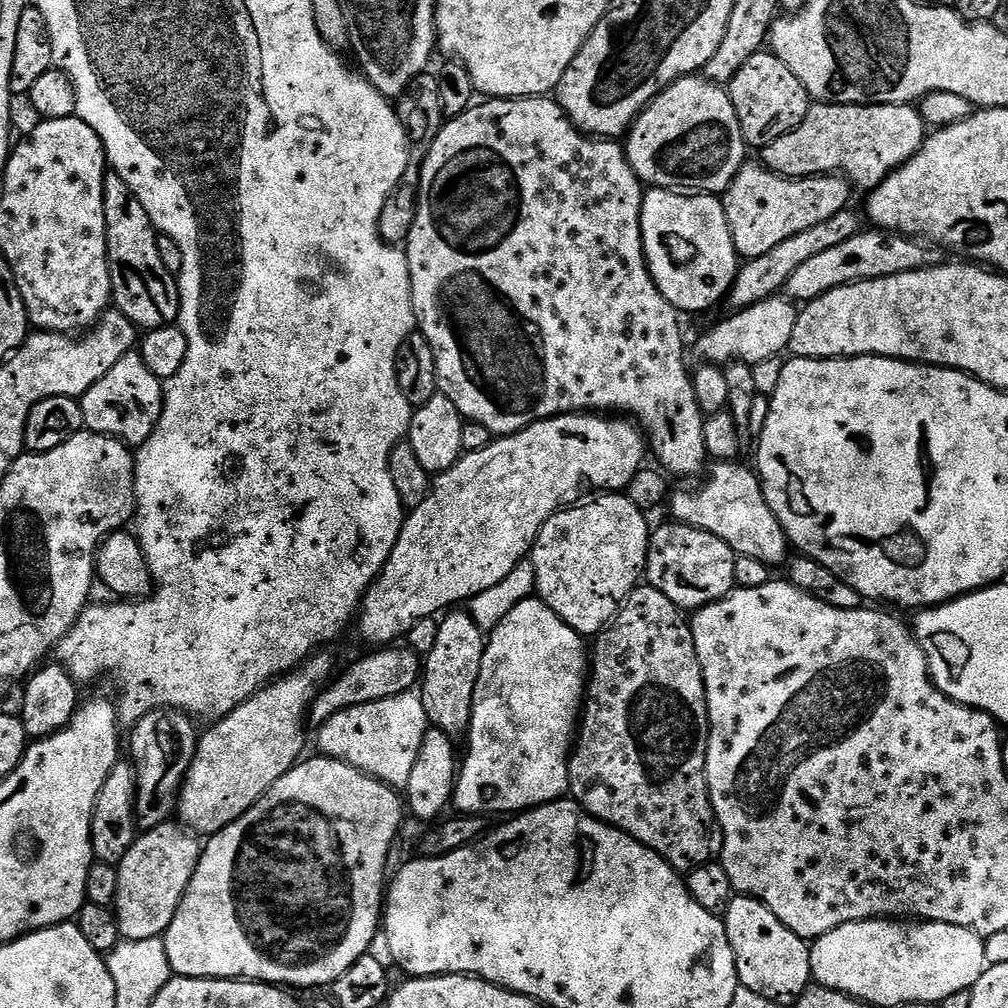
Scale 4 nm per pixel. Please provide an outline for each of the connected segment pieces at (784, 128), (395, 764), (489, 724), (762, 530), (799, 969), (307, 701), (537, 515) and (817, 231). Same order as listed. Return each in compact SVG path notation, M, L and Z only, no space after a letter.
M770 50L753 54L727 85L727 90L749 141L767 142L794 130L804 121L810 107L804 83L796 77L794 70L790 70L790 66L786 66L783 56L775 56Z
M405 694L380 700L376 704L363 704L347 708L345 712L334 714L320 729L319 751L331 760L345 760L350 766L354 766L359 772L365 772L368 776L381 780L397 790L407 789L410 778L414 774L414 766L420 757L420 751L424 745L424 738L430 731L426 706L419 694Z
M529 598L518 602L518 606L514 606L514 610L510 610L510 614L506 614L506 618L502 618L502 622L498 627L492 629L490 635L487 637L484 645L484 657L482 658L482 670L478 674L478 686L474 690L474 702L476 703L472 707L472 725L468 728L468 735L466 737L466 743L468 743L468 757L463 757L462 763L458 768L458 779L456 782L456 792L452 795L452 804L454 805L455 811L460 814L489 814L488 812L508 812L507 814L519 814L527 812L533 808L540 807L541 804L551 804L553 800L559 800L569 791L570 785L568 783L568 762L574 751L574 737L578 732L578 721L582 716L582 705L586 700L586 685L590 680L590 652L589 649L584 649L586 644L585 637L581 636L580 633L572 629L569 624L564 621L563 618L554 610L550 610L548 605L539 598Z
M716 462L711 465L711 468L712 481L709 484L702 485L700 489L688 488L685 492L673 491L671 493L671 519L695 528L701 528L718 538L722 538L736 551L737 556L749 556L769 566L780 564L785 559L784 564L789 559L790 541L784 528L778 522L774 510L770 510L770 506L766 502L764 485L760 483L759 475L751 467L748 467L749 469L743 468L740 462Z
M743 894L733 895L728 908L722 913L724 929L734 950L740 987L754 994L762 994L777 1006L795 1005L798 998L813 983L809 941L803 940L790 926L778 922L778 914L762 900Z
M328 650L317 651L300 667L265 684L260 691L253 694L251 700L239 704L229 716L219 717L213 723L216 725L196 741L196 756L180 788L179 823L196 834L221 832L223 828L242 818L246 810L253 808L274 786L274 782L278 782L278 778L282 778L290 769L296 767L298 761L305 755L306 713L312 707L316 693L323 685L329 683L333 676L331 654Z
M569 414L566 416L553 416L550 420L539 420L537 424L532 424L513 436L502 436L493 439L490 446L486 446L477 452L464 452L454 467L445 472L439 473L431 481L430 491L422 506L411 509L407 513L404 525L400 531L398 542L386 562L386 566L376 577L376 582L368 587L362 601L362 607L358 613L358 624L360 620L360 636L364 640L369 640L372 646L388 646L399 638L407 637L408 631L418 622L439 617L445 610L453 606L463 605L478 594L490 590L490 586L498 586L514 566L518 566L521 560L531 553L532 546L535 544L542 526L555 516L557 512L571 508L581 499L580 491L595 493L597 490L607 490L609 493L616 494L621 490L627 489L628 483L638 474L640 469L645 467L644 452L646 456L646 436L635 423L627 424L624 418L609 418L604 414Z
M849 206L834 214L834 218L826 218L826 222L818 222L818 226L810 226L810 230L802 230L802 234L794 234L794 238L786 238L786 242L774 246L767 254L758 254L758 258L744 260L737 267L736 280L732 289L728 291L727 303L732 303L733 309L749 308L758 302L766 302L772 296L781 295L787 289L790 274L798 270L810 258L831 250L846 242L846 238L854 238L854 234L862 231L860 216L855 212L855 207Z

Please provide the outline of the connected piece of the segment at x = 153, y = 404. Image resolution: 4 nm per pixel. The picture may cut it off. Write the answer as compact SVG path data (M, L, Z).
M138 354L124 356L90 390L79 397L87 431L114 436L129 446L139 446L152 437L154 426L164 409L162 382L149 370Z

